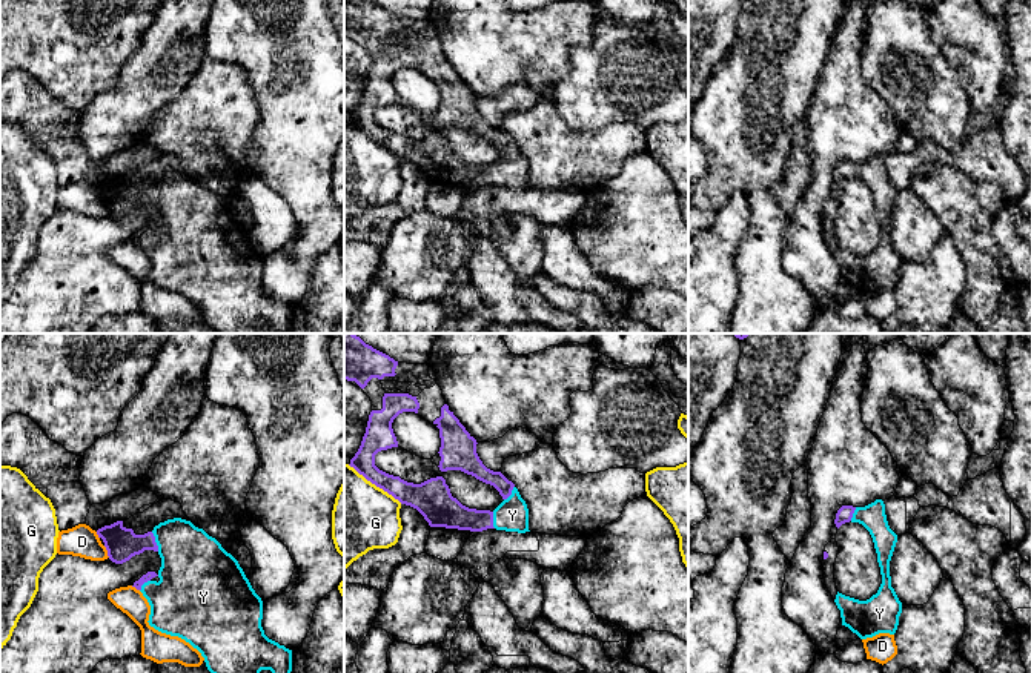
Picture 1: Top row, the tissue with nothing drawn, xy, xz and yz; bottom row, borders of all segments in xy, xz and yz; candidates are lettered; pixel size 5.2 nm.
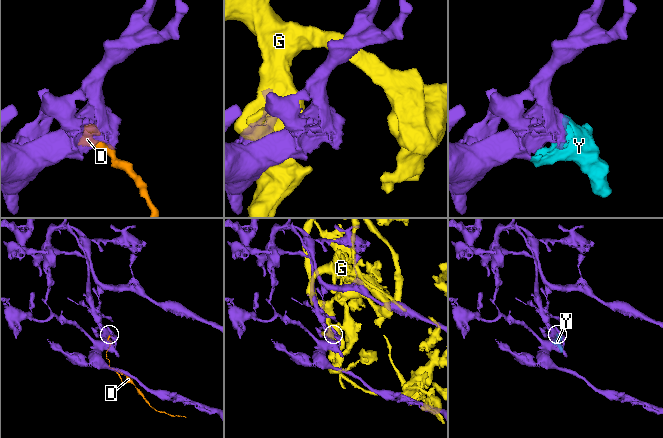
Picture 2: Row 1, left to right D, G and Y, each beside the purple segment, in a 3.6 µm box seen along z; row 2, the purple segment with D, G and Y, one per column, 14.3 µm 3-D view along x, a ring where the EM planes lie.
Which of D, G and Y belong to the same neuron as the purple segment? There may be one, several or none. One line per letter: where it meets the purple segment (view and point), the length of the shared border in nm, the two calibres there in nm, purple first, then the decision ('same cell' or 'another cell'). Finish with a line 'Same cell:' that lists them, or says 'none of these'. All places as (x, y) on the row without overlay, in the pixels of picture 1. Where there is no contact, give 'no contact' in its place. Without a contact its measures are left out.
D: contact xy (108, 208); length 70 nm; calibres 170 and 160 nm; another cell
G: contact xz (375, 140); length 360 nm; calibres 150 and 440 nm; another cell
Y: contact xy (154, 197); length 110 nm; calibres 170 and 360 nm; same cell
Same cell: Y

